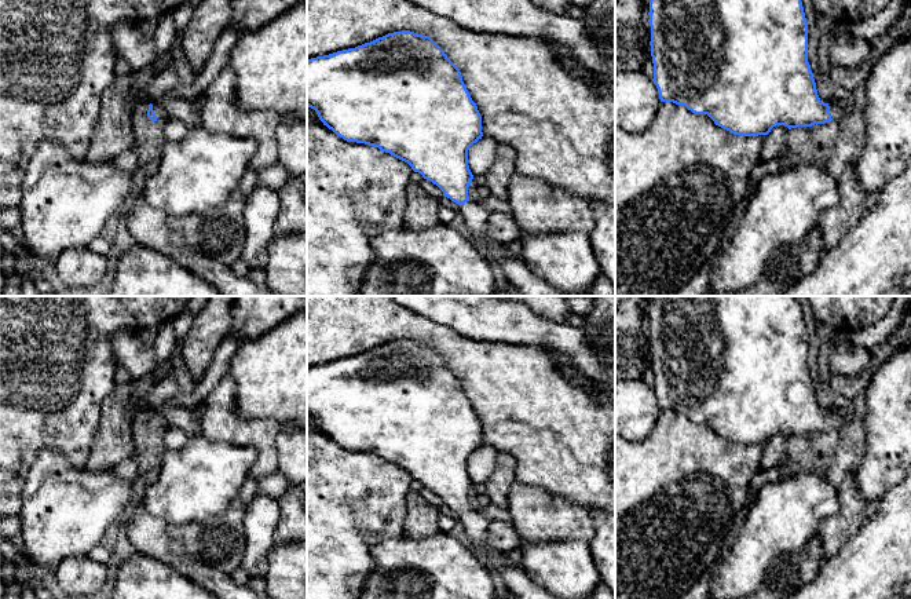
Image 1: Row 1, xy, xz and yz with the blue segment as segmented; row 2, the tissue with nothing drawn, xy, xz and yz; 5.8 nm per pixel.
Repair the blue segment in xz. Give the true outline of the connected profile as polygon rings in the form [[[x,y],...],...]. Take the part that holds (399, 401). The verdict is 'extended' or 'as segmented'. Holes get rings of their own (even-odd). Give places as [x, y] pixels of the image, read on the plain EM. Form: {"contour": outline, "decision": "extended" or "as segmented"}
{"contour": [[[410,339],[394,340],[355,357],[307,368],[307,414],[314,417],[323,434],[337,445],[347,450],[378,456],[407,471],[414,481],[436,493],[444,505],[458,512],[472,543],[471,549],[483,554],[487,565],[500,574],[516,599],[557,599],[534,584],[520,565],[511,565],[505,552],[486,544],[490,521],[468,505],[468,496],[473,487],[468,474],[468,459],[483,445],[482,424],[462,390],[460,377],[429,344]]], "decision": "extended"}

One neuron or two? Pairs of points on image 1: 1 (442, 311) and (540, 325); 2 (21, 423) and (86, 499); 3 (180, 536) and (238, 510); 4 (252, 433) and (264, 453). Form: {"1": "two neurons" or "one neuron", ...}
{"1": "one neuron", "2": "two neurons", "3": "one neuron", "4": "one neuron"}

